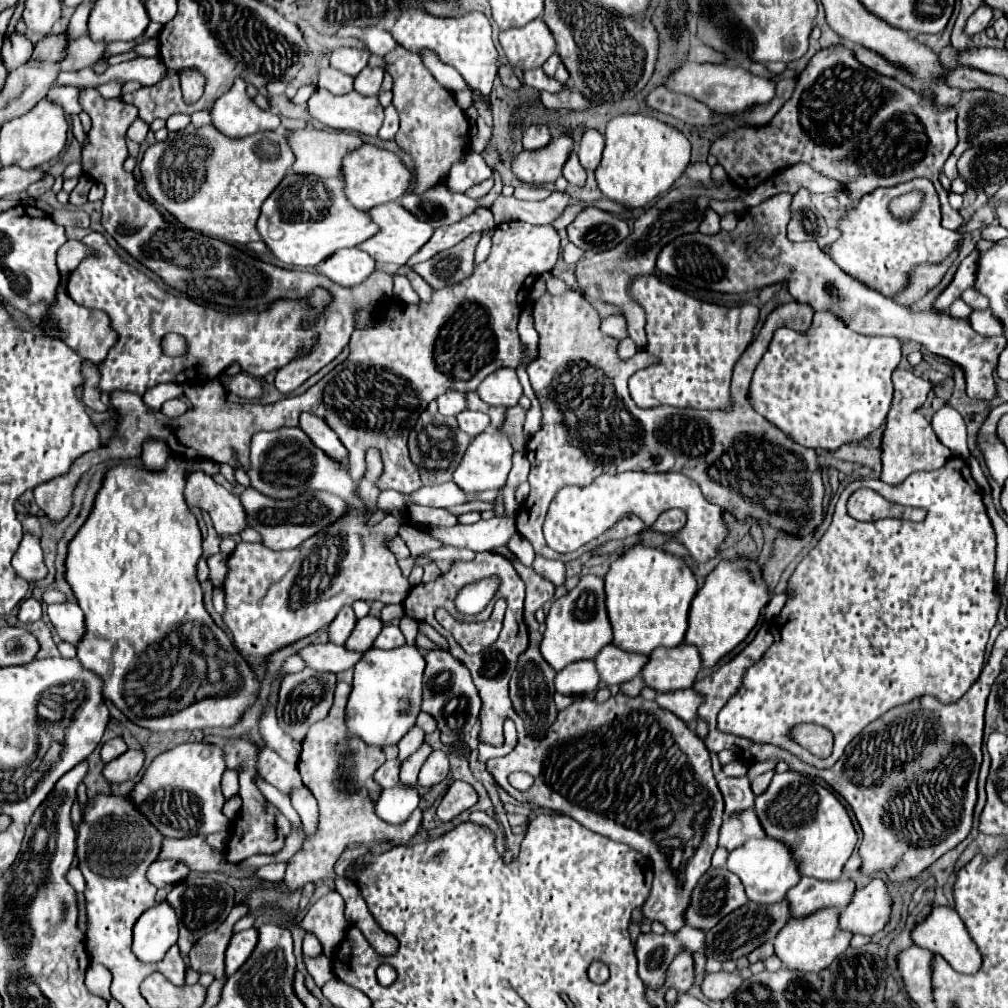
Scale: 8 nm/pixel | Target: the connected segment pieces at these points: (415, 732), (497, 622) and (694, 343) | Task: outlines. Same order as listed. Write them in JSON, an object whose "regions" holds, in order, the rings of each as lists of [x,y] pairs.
{"regions":[[[[419,727],[411,729],[411,733],[407,733],[403,737],[403,741],[399,741],[399,761],[405,761],[411,753],[415,753],[421,745],[423,745],[423,731]]],[[[497,599],[491,617],[483,623],[463,623],[463,621],[455,623],[455,619],[445,609],[437,609],[435,617],[455,637],[455,641],[463,647],[465,653],[475,655],[487,649],[499,637],[503,613],[505,613],[505,601]]],[[[641,275],[629,285],[629,295],[643,307],[647,317],[647,353],[659,357],[657,363],[635,371],[629,379],[629,391],[635,403],[643,409],[657,405],[671,407],[691,407],[696,410],[715,410],[727,407],[727,393],[733,375],[733,367],[754,338],[753,330],[759,320],[759,307],[745,303],[741,307],[725,307],[717,303],[699,301],[685,291],[679,291],[657,275]]]]}

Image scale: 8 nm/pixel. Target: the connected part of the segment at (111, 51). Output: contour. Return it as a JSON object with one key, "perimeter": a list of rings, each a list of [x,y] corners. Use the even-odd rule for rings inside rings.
{"perimeter":[[[133,41],[131,43],[107,43],[105,45],[105,53],[103,53],[103,61],[107,61],[111,55],[117,55],[117,53],[123,53],[123,51],[131,51],[133,47]]]}

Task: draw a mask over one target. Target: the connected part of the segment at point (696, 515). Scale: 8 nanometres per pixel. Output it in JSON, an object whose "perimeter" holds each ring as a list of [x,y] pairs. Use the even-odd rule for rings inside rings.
{"perimeter":[[[629,471],[629,473],[619,473],[619,475],[603,475],[599,477],[591,487],[567,487],[567,489],[561,489],[557,495],[555,495],[555,501],[551,503],[549,507],[549,513],[547,513],[547,519],[545,519],[545,525],[543,525],[543,533],[545,533],[545,541],[547,545],[557,551],[557,553],[571,553],[579,547],[583,547],[585,543],[589,543],[591,539],[599,537],[603,531],[607,531],[611,527],[611,523],[615,523],[619,517],[623,517],[625,513],[635,513],[647,527],[651,527],[657,517],[671,509],[671,507],[679,507],[685,511],[687,515],[687,523],[681,531],[673,533],[671,537],[675,537],[681,545],[685,545],[685,549],[689,551],[691,559],[699,565],[699,563],[705,563],[709,559],[713,559],[719,551],[719,545],[725,541],[725,537],[729,535],[729,529],[725,525],[725,519],[723,519],[723,509],[715,503],[709,503],[703,495],[701,495],[701,489],[699,485],[695,485],[695,481],[691,481],[689,477],[685,475],[679,475],[679,473],[645,473],[645,471]]]}

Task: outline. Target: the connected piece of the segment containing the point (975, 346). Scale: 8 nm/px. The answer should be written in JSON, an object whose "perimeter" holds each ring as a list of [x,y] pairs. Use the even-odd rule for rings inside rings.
{"perimeter":[[[779,193],[769,197],[757,207],[747,209],[741,213],[741,221],[733,231],[719,231],[715,235],[703,235],[703,233],[685,233],[671,243],[667,243],[659,257],[657,257],[657,269],[665,275],[679,277],[683,281],[689,281],[697,287],[711,289],[711,291],[721,291],[721,293],[745,293],[753,289],[763,289],[767,285],[775,283],[787,283],[787,289],[791,297],[799,303],[809,303],[813,305],[815,311],[829,311],[845,321],[845,325],[865,337],[895,337],[899,341],[917,341],[921,343],[927,351],[947,357],[953,363],[959,363],[965,371],[967,384],[967,395],[971,399],[991,401],[997,397],[997,387],[993,381],[993,371],[997,367],[999,353],[1005,349],[1007,339],[1003,335],[999,337],[983,337],[973,331],[969,319],[959,319],[949,315],[947,311],[911,311],[905,305],[899,305],[887,297],[879,297],[879,293],[871,293],[871,289],[863,289],[859,281],[847,277],[825,253],[821,253],[817,241],[803,241],[803,243],[791,243],[785,237],[785,227],[789,223],[789,203],[791,195],[789,193]]]}

